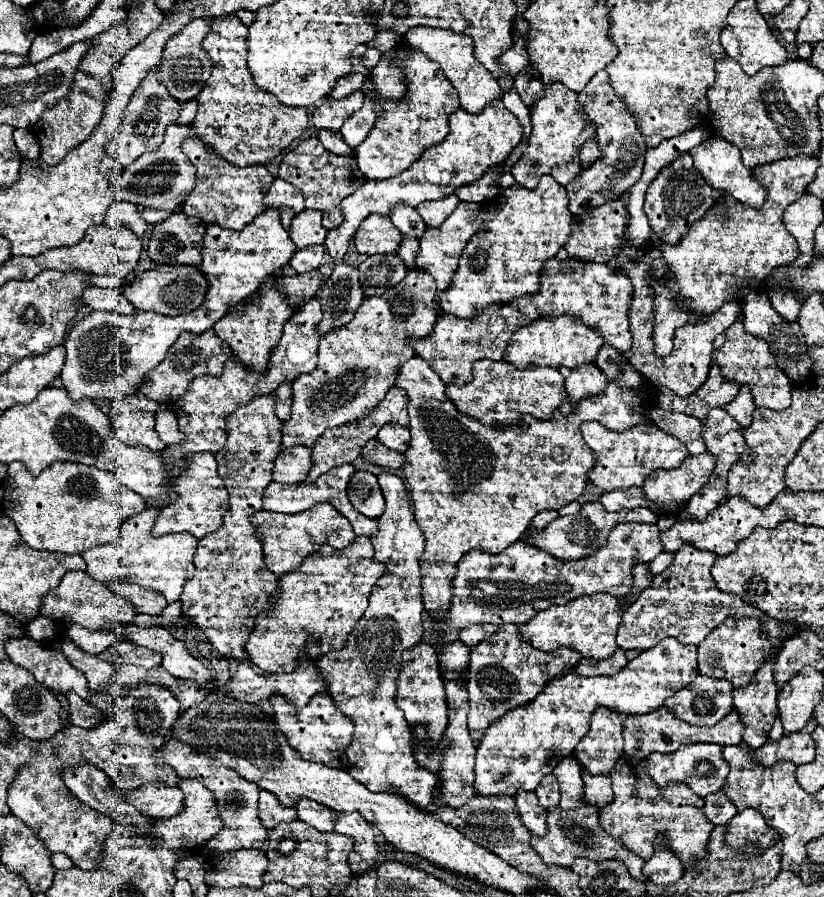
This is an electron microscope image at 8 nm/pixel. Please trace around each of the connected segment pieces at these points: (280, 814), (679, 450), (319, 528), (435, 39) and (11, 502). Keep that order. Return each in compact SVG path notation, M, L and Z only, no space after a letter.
M261 790L259 798L259 820L265 824L265 828L275 828L281 822L295 820L295 810L293 808L281 808L277 804L277 796L271 792Z
M585 422L581 424L581 434L587 446L595 452L595 460L597 460L593 472L589 472L589 480L605 492L641 486L645 484L651 472L659 468L677 468L689 456L683 442L659 430L655 424L637 424L623 432L613 432L597 422Z
M317 504L315 508L309 508L299 514L279 514L279 512L267 512L261 510L251 516L253 530L257 538L261 540L265 564L275 576L283 576L285 572L297 568L307 556L315 554L323 544L329 544L333 548L347 548L355 532L345 516L341 516L331 504Z
M419 26L419 28L409 28L407 34L405 34L405 40L411 48L421 50L427 58L435 60L441 66L441 70L445 72L445 78L457 90L463 110L467 110L471 114L477 114L485 108L485 104L503 96L497 80L493 80L489 70L473 56L473 40L469 36L453 32L453 30L443 30L443 28Z
M11 462L7 466L7 476L1 484L5 490L3 508L7 516L15 522L23 542L27 542L37 550L81 554L83 550L117 540L121 534L123 522L145 510L145 500L133 490L125 488L111 472L99 470L93 466L75 464L75 462L53 462L39 476L31 476L21 462Z

